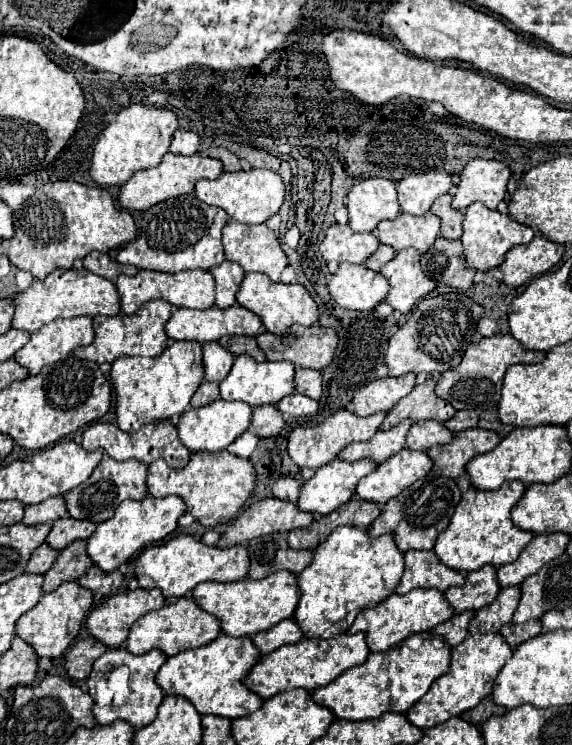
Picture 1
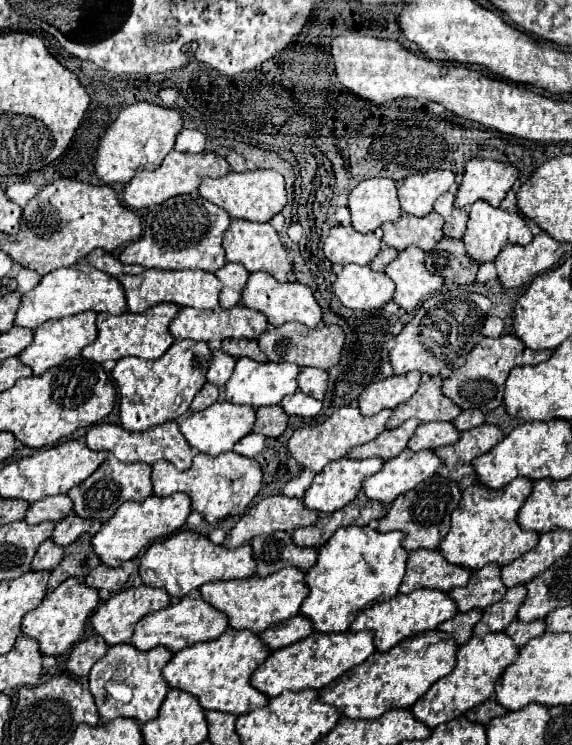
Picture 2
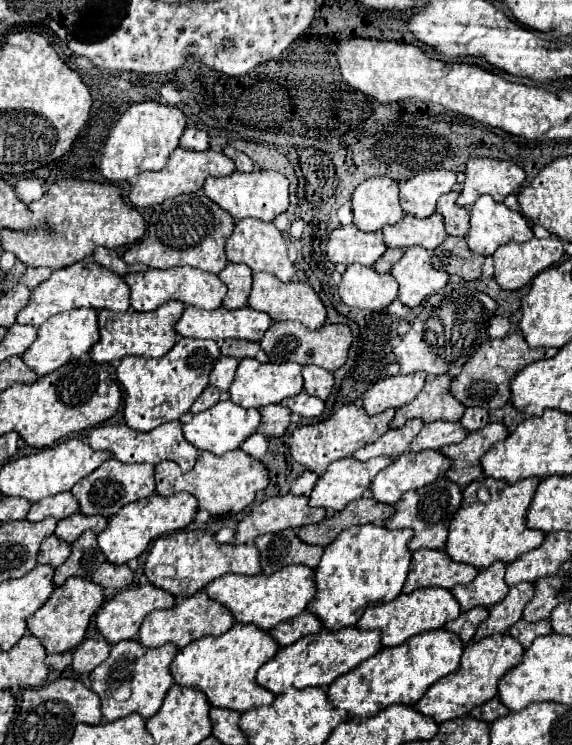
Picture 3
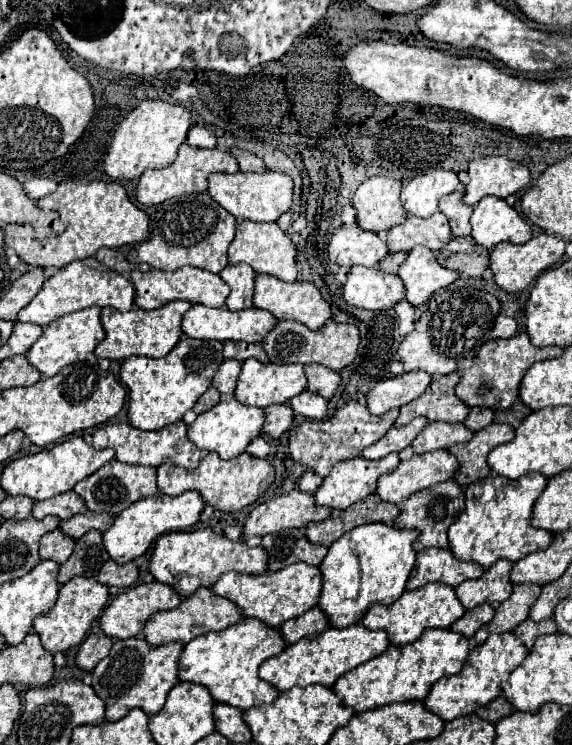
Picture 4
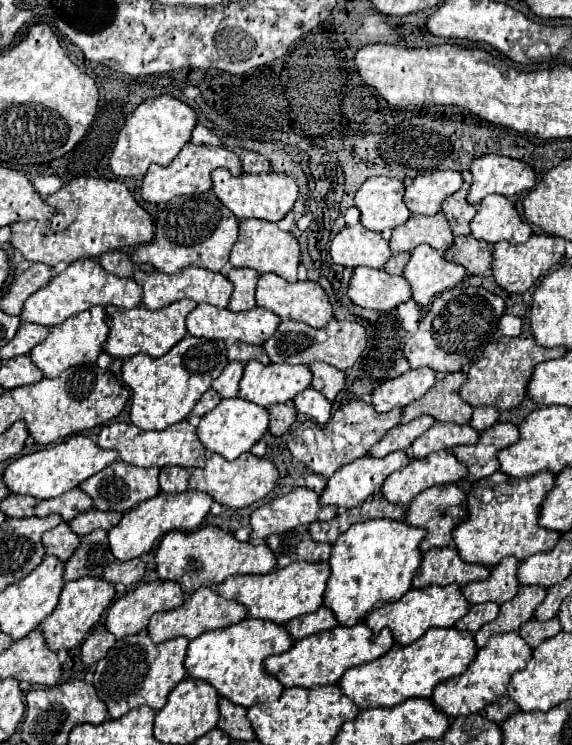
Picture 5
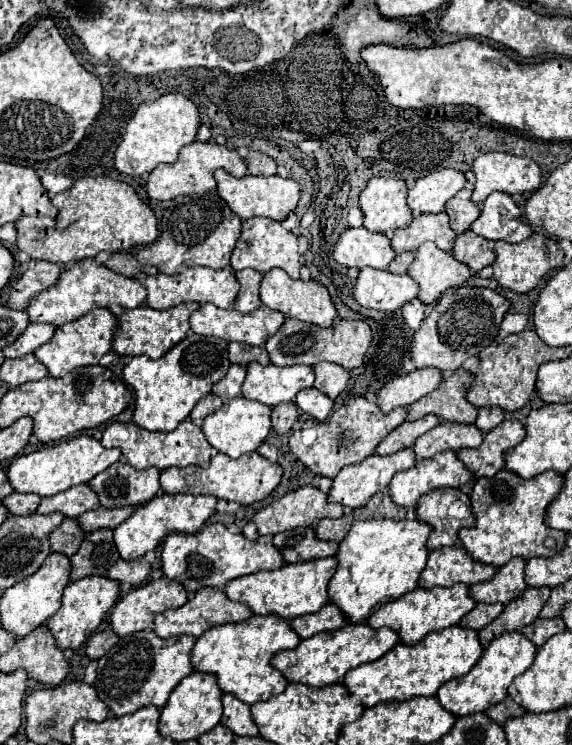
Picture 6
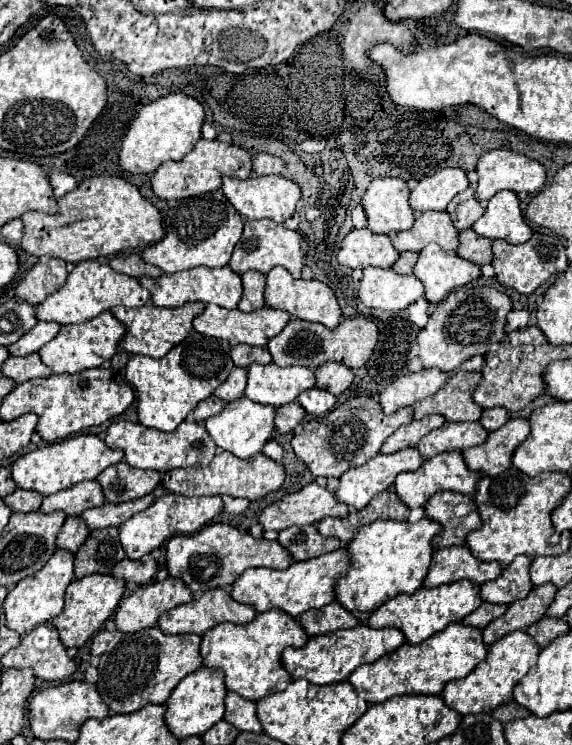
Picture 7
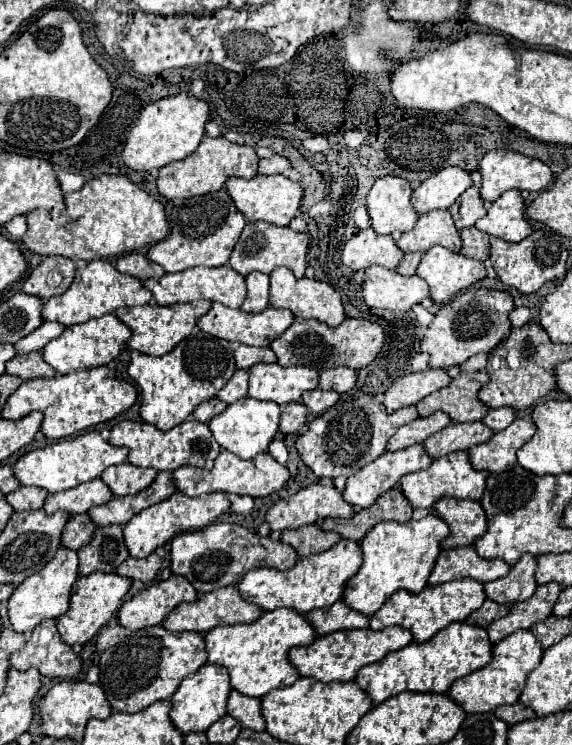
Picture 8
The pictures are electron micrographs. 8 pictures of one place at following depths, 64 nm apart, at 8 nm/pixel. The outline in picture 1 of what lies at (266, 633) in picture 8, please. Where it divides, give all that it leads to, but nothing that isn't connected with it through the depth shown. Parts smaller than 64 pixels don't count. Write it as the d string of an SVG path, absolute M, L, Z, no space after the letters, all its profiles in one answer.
M220 634L216 640L200 648L184 650L168 658L164 666L158 670L156 682L164 690L164 694L178 694L188 698L200 714L216 714L234 720L250 712L256 712L262 704L262 698L248 690L242 682L258 660L260 652L256 652L256 644L252 644L252 638L234 638Z

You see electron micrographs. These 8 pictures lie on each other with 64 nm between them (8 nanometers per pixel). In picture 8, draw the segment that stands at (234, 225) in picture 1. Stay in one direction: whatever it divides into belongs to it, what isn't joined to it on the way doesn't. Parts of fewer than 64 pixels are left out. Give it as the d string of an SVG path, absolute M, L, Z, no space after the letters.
M248 222L242 230L240 240L234 246L234 252L230 256L230 266L242 274L248 276L250 272L266 272L270 274L278 266L286 266L294 272L296 278L302 278L306 272L306 252L308 252L310 236L304 232L294 232L292 228L280 228L272 226L270 222Z

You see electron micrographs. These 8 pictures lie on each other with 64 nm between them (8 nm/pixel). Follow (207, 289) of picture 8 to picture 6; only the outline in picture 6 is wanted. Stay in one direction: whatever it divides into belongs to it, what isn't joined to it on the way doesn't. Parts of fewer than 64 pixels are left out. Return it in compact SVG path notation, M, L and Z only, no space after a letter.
M196 266L196 268L188 268L180 274L156 274L156 276L146 276L142 280L142 284L148 290L148 306L156 308L156 310L168 310L172 306L184 304L184 302L210 302L218 308L226 308L230 310L232 304L236 302L236 292L240 290L240 284L236 280L236 274L232 270L210 270L204 266Z

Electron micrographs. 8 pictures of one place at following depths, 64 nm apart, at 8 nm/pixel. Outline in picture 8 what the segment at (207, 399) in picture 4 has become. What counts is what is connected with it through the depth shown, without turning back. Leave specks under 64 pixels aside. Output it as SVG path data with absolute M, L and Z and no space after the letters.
M212 398L212 400L206 400L206 402L202 402L196 410L194 410L194 418L198 420L198 422L210 422L214 416L218 416L218 414L222 414L226 410L226 404L222 402L222 400L218 400L218 398Z

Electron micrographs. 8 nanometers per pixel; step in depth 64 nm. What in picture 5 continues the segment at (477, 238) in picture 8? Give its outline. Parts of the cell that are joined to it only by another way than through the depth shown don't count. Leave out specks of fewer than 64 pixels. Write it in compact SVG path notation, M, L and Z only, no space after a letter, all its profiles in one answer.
M472 234L468 236L456 236L454 244L444 254L450 262L456 262L466 268L466 272L472 274L484 274L492 264L492 250L488 244L482 244L482 240L476 240Z

